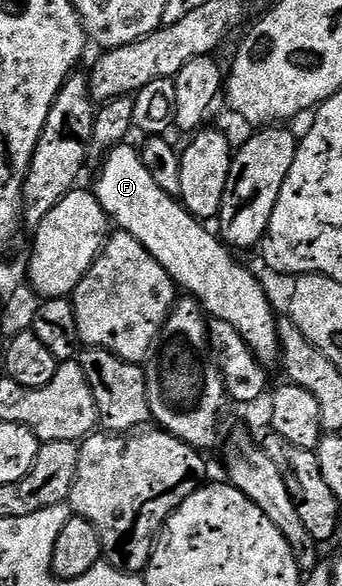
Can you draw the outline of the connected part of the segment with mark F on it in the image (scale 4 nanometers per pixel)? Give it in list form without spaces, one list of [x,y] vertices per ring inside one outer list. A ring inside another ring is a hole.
[[[123,142],[110,149],[101,161],[102,173],[96,187],[100,206],[121,231],[132,234],[132,238],[164,266],[175,285],[186,291],[183,293],[202,305],[207,317],[236,326],[240,338],[248,342],[252,354],[262,365],[277,365],[280,360],[278,320],[261,282],[230,257],[231,249],[213,231],[210,233],[205,223],[195,220],[175,197],[156,186],[152,174],[144,170],[139,149],[128,145]]]

